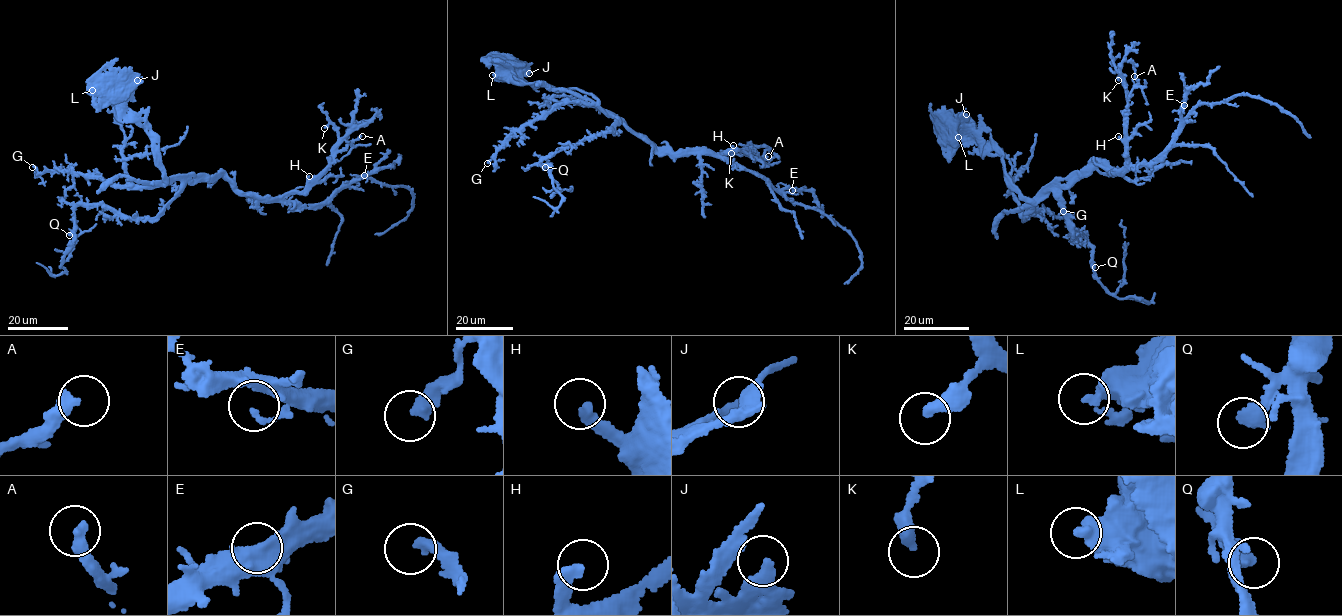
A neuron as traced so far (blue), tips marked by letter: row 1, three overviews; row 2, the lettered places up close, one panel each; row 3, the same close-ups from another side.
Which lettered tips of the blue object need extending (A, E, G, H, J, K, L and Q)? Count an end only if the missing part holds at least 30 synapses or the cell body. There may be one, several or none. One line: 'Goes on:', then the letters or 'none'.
Goes on: H

